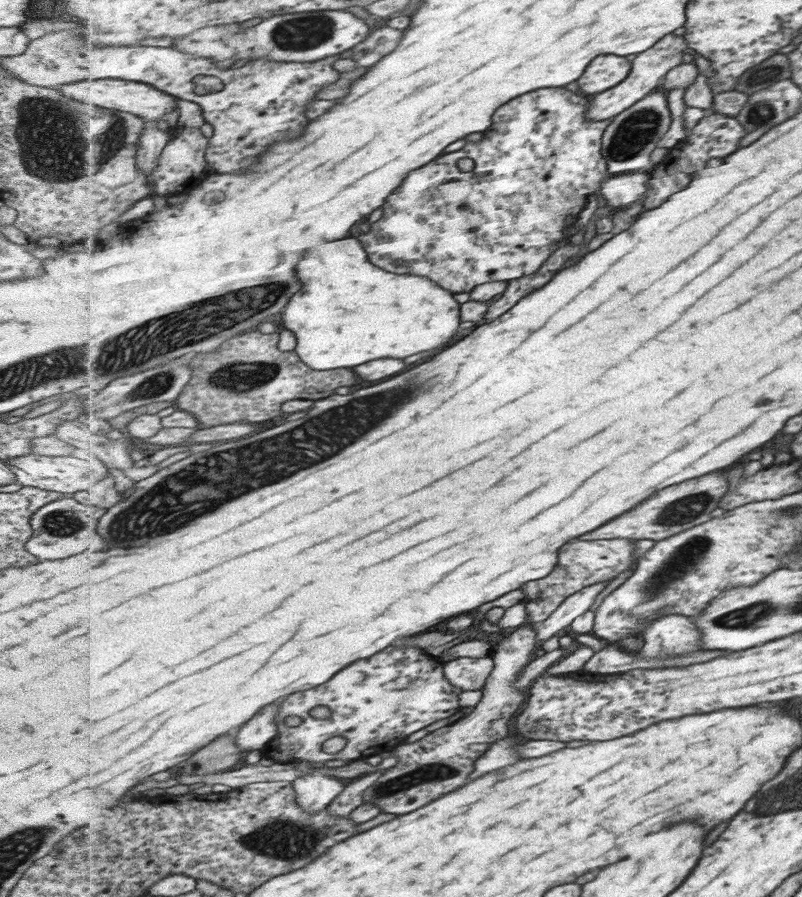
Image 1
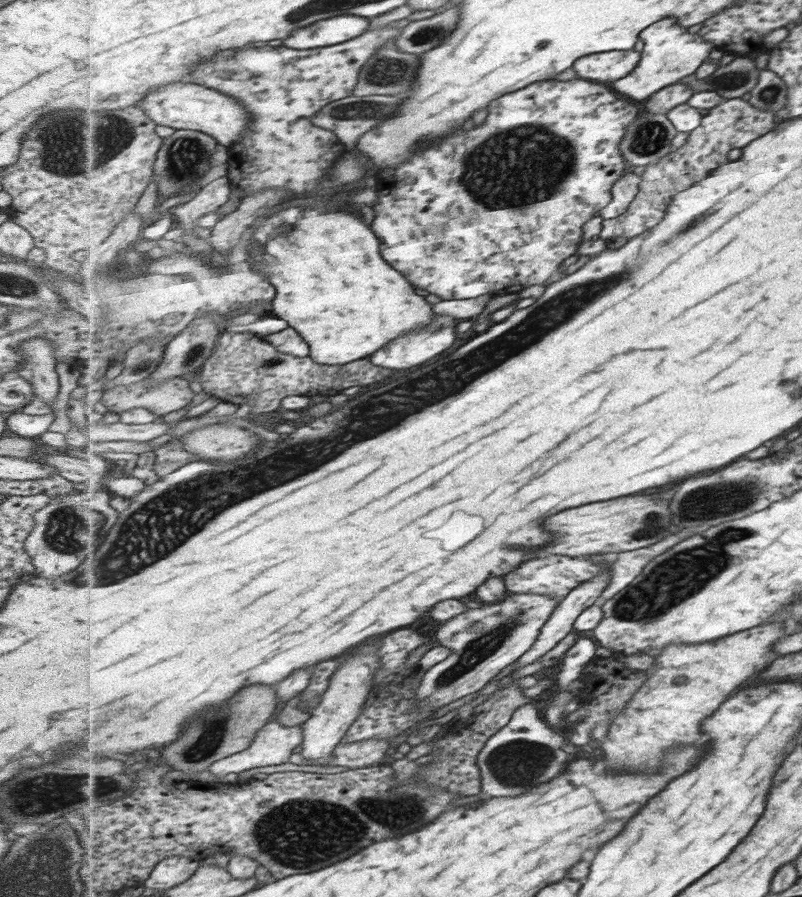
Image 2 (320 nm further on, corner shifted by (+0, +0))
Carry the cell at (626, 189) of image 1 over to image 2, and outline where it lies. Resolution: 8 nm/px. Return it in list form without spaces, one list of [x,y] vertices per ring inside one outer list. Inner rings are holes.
[[[626,172],[612,188],[612,203],[600,212],[603,220],[616,219],[628,211],[629,205],[636,199],[640,192],[641,175]]]

